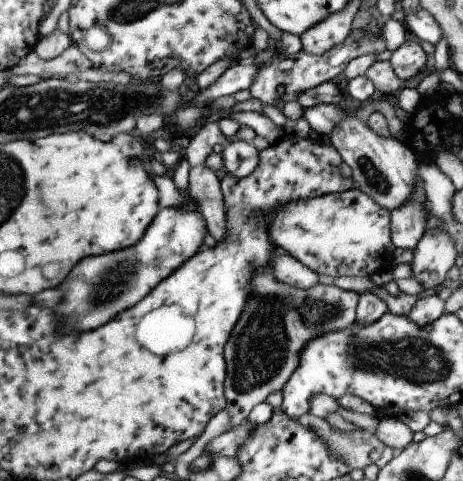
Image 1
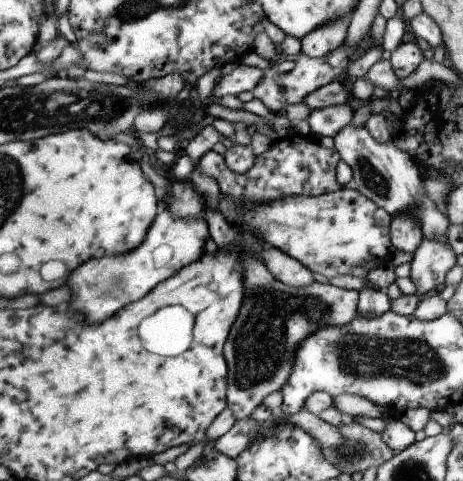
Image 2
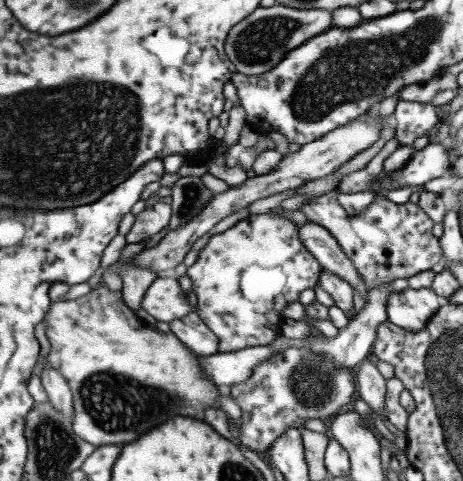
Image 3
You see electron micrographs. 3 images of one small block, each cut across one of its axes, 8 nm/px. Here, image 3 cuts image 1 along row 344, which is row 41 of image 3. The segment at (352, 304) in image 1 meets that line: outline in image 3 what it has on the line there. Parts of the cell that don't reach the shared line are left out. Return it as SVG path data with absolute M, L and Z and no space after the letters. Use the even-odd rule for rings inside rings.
M275 4L273 8L259 8L251 14L251 18L247 18L247 22L239 22L239 26L231 30L231 36L227 38L227 54L241 74L263 76L275 70L295 48L301 48L307 40L329 32L329 28L337 28L333 24L333 12L323 8L299 10L281 4Z

